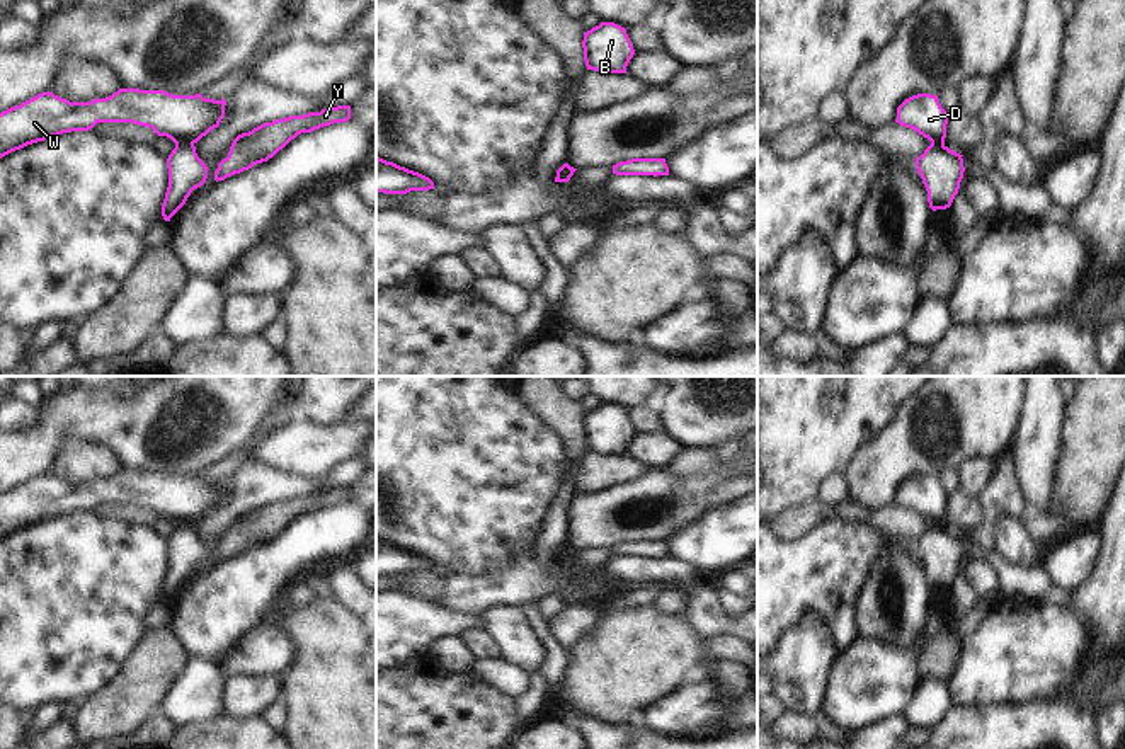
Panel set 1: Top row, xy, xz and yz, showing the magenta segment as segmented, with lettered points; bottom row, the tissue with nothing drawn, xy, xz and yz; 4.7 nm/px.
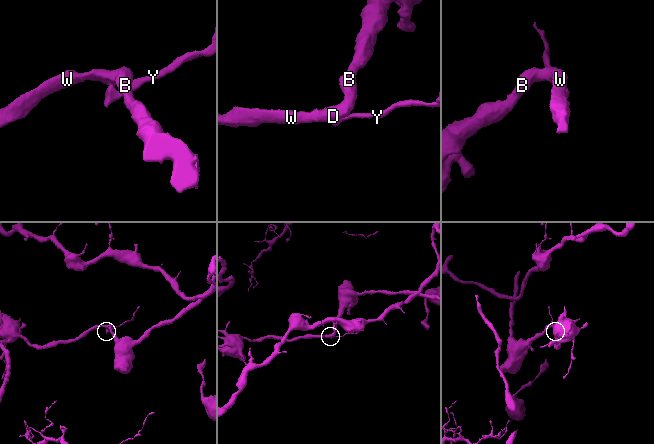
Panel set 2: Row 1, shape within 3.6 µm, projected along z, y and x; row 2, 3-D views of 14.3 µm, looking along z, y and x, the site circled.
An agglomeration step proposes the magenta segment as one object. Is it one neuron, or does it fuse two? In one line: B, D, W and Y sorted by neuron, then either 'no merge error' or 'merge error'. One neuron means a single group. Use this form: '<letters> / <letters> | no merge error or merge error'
B D W / Y | merge error

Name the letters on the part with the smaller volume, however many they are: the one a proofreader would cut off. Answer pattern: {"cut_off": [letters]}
{"cut_off": ["Y"]}

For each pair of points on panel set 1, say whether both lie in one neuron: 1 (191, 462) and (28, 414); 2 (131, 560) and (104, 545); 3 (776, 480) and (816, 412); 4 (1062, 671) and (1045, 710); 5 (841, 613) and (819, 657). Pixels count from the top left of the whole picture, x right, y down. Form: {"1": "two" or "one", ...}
{"1": "two", "2": "one", "3": "one", "4": "two", "5": "two"}

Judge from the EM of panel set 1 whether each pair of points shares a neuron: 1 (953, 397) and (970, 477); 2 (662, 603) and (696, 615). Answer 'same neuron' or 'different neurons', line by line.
1: different neurons
2: different neurons

